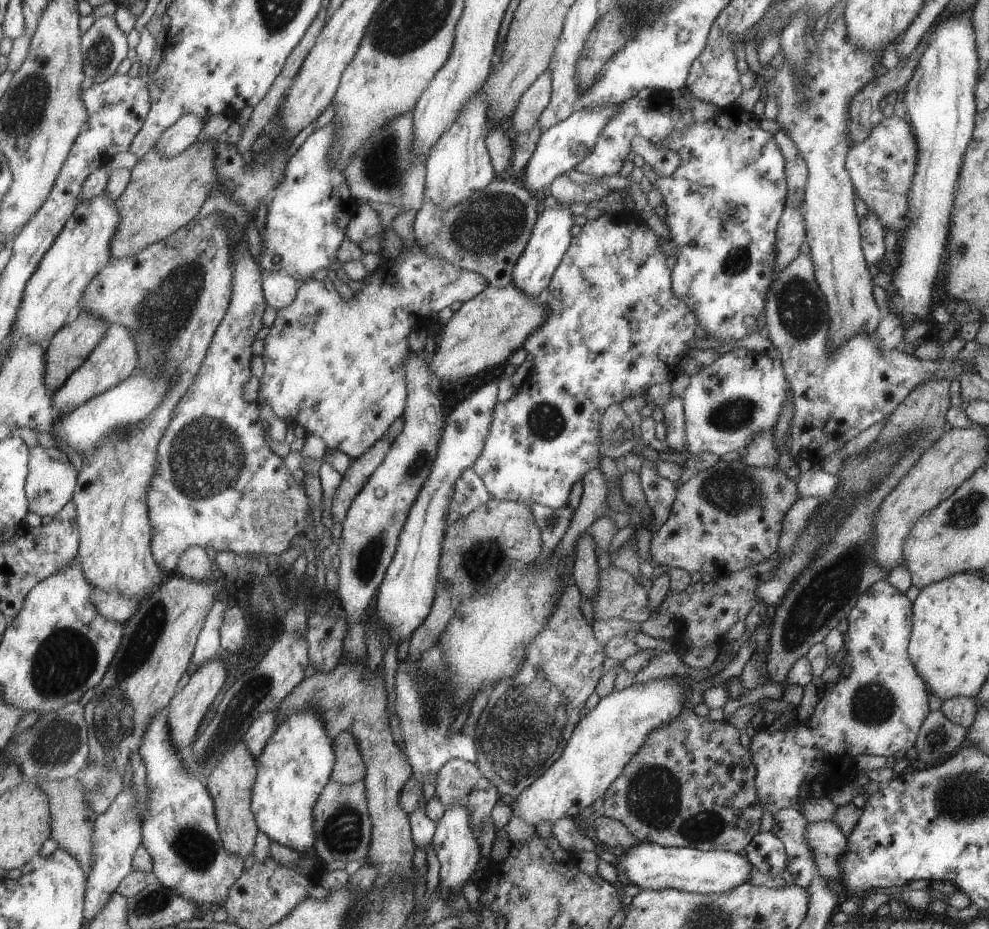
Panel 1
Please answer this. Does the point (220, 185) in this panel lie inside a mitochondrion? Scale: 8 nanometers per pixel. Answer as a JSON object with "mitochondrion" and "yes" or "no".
{"mitochondrion":"no"}

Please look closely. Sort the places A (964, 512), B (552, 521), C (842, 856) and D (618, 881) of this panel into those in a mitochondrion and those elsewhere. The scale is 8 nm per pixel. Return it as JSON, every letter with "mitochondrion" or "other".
{"A":"mitochondrion","B":"other","C":"other","D":"other"}

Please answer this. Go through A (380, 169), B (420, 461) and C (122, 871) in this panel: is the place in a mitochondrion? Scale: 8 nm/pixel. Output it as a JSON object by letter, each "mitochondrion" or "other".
{"A":"mitochondrion","B":"mitochondrion","C":"other"}

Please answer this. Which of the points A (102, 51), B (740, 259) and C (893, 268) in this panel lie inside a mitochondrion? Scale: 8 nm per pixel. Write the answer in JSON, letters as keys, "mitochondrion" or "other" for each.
{"A":"mitochondrion","B":"mitochondrion","C":"other"}

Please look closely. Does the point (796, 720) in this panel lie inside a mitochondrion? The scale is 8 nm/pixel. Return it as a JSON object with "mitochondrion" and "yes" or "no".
{"mitochondrion":"no"}

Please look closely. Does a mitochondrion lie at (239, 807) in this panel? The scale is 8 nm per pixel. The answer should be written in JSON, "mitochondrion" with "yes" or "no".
{"mitochondrion":"no"}

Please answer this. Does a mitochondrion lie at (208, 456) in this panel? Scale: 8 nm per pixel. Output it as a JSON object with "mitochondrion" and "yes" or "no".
{"mitochondrion":"yes"}

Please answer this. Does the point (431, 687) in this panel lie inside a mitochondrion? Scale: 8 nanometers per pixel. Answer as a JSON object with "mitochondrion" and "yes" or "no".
{"mitochondrion":"yes"}

